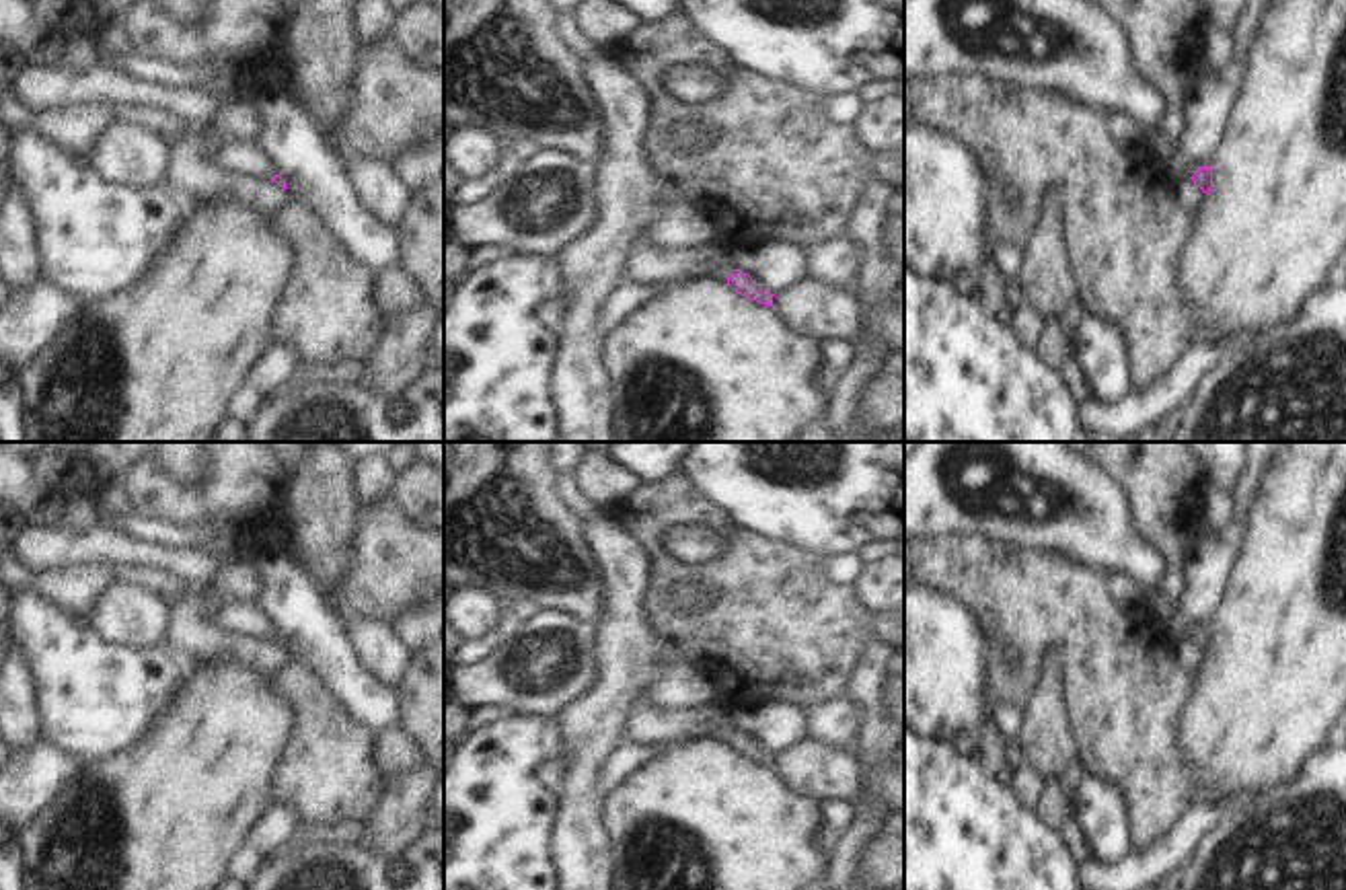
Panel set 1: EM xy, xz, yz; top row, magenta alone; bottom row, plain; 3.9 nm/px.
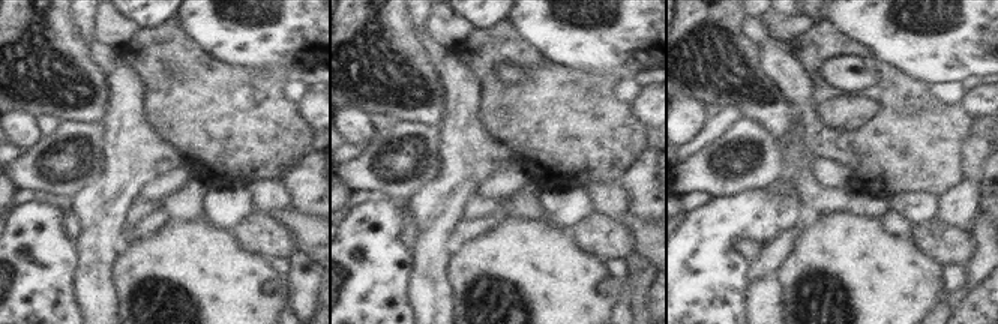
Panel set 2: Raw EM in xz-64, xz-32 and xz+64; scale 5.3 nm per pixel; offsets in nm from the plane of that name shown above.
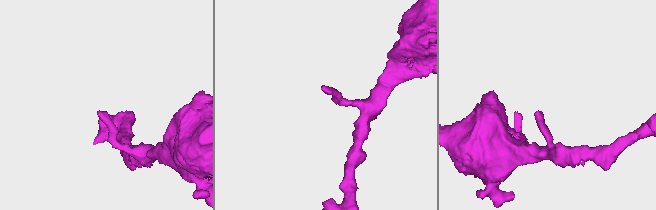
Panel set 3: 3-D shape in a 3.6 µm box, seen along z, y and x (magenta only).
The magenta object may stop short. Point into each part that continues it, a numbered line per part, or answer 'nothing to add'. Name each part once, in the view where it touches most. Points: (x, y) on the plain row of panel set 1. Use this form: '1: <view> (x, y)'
1: xz (722, 726)

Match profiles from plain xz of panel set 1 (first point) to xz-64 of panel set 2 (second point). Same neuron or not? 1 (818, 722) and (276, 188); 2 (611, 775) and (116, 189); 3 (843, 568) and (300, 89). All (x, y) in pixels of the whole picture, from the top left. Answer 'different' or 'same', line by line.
1: same
2: different
3: same

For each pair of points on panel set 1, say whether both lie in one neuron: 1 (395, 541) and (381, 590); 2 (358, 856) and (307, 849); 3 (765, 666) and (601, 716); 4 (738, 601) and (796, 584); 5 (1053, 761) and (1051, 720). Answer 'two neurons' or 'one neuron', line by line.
1: one neuron
2: one neuron
3: two neurons
4: one neuron
5: one neuron

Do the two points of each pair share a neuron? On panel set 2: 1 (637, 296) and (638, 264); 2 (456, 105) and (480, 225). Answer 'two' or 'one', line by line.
1: one
2: two

